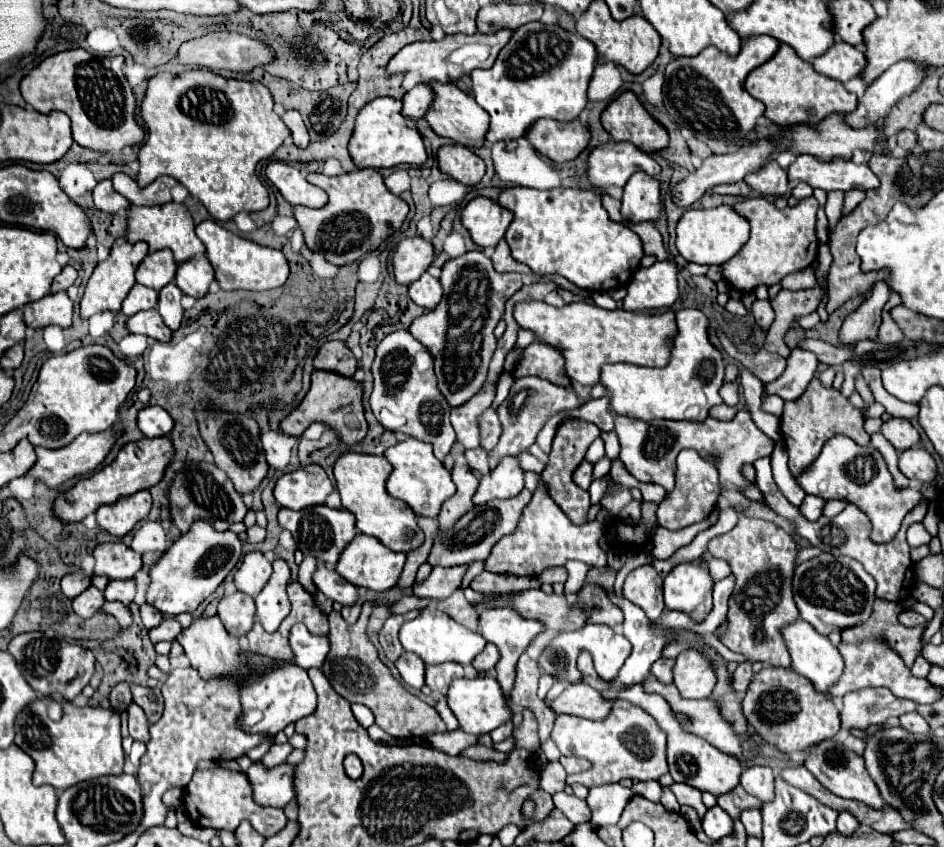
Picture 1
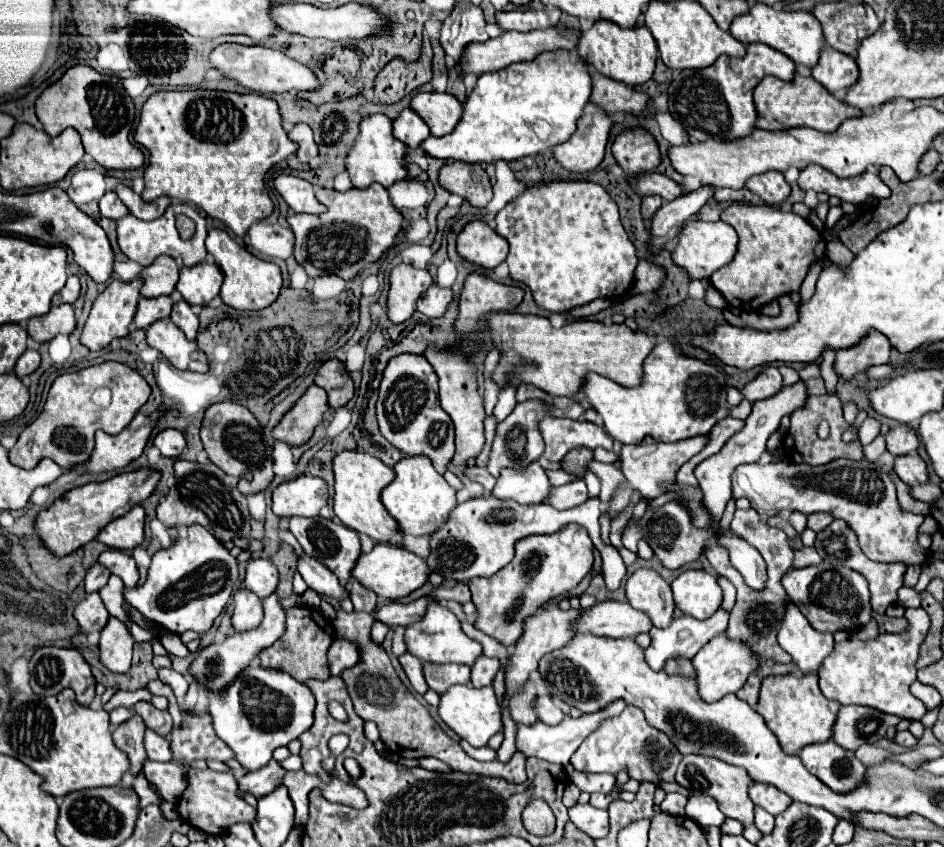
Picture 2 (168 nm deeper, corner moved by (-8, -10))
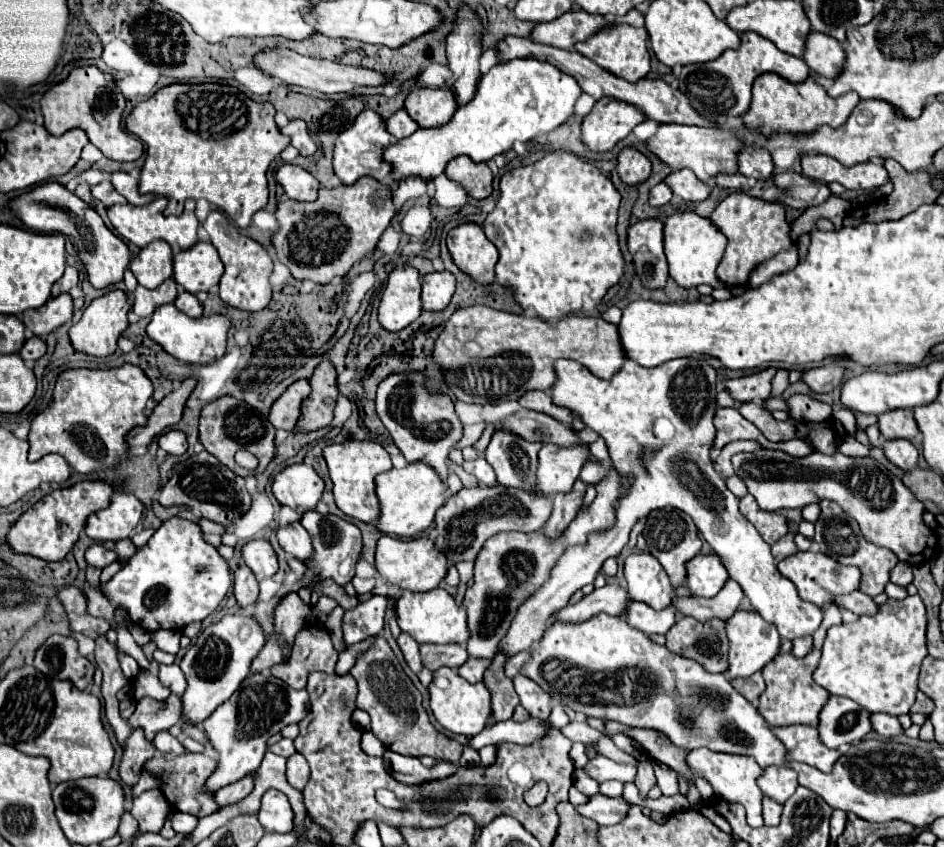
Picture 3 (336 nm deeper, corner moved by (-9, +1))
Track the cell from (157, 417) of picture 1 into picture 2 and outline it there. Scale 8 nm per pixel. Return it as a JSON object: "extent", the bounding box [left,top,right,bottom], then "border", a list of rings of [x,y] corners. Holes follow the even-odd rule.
{"extent":[155,428,185,458],"border":[[[169,428],[169,430],[163,430],[155,436],[155,446],[159,448],[159,452],[165,458],[179,458],[179,454],[185,448],[185,438],[179,430]]]}

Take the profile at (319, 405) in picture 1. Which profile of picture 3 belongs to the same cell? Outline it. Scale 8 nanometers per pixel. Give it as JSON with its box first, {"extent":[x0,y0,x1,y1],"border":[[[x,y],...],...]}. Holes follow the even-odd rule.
{"extent":[270,379,312,431],"border":[[[300,379],[296,383],[292,383],[272,405],[270,409],[270,423],[276,429],[286,429],[286,431],[294,431],[296,423],[302,415],[302,401],[304,397],[312,391],[308,379]]]}

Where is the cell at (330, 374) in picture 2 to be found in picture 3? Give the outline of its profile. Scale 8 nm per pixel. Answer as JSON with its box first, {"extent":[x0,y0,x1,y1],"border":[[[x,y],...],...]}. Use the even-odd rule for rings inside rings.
{"extent":[298,359,340,431],"border":[[[324,359],[310,377],[312,393],[302,403],[302,421],[298,421],[300,431],[314,431],[332,423],[334,405],[340,395],[336,369],[332,361]]]}

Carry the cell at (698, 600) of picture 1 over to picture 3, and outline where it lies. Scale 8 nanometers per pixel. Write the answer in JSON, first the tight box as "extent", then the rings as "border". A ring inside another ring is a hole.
{"extent":[686,553,728,597],"border":[[[698,553],[686,563],[686,587],[692,597],[714,597],[728,581],[726,567],[718,561],[718,555]]]}

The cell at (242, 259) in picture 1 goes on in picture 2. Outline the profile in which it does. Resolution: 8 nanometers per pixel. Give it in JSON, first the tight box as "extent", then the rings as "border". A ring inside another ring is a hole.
{"extent":[205,228,283,312],"border":[[[219,228],[209,230],[205,246],[207,246],[207,252],[213,254],[215,264],[221,268],[221,272],[225,276],[219,296],[227,306],[247,312],[247,310],[263,310],[277,300],[279,290],[281,290],[281,282],[283,282],[281,270],[277,264],[253,256],[243,246],[239,246],[235,240],[231,240],[231,236],[225,230],[219,230]]]}

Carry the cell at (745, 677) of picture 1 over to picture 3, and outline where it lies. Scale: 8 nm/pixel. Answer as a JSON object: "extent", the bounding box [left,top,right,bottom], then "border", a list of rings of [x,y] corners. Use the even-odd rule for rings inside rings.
{"extent":[730,673,764,705],"border":[[[754,673],[752,677],[748,679],[734,679],[730,681],[734,685],[734,689],[738,689],[738,693],[742,693],[752,705],[758,705],[758,697],[762,695],[764,691],[764,679],[762,679],[762,673]]]}

